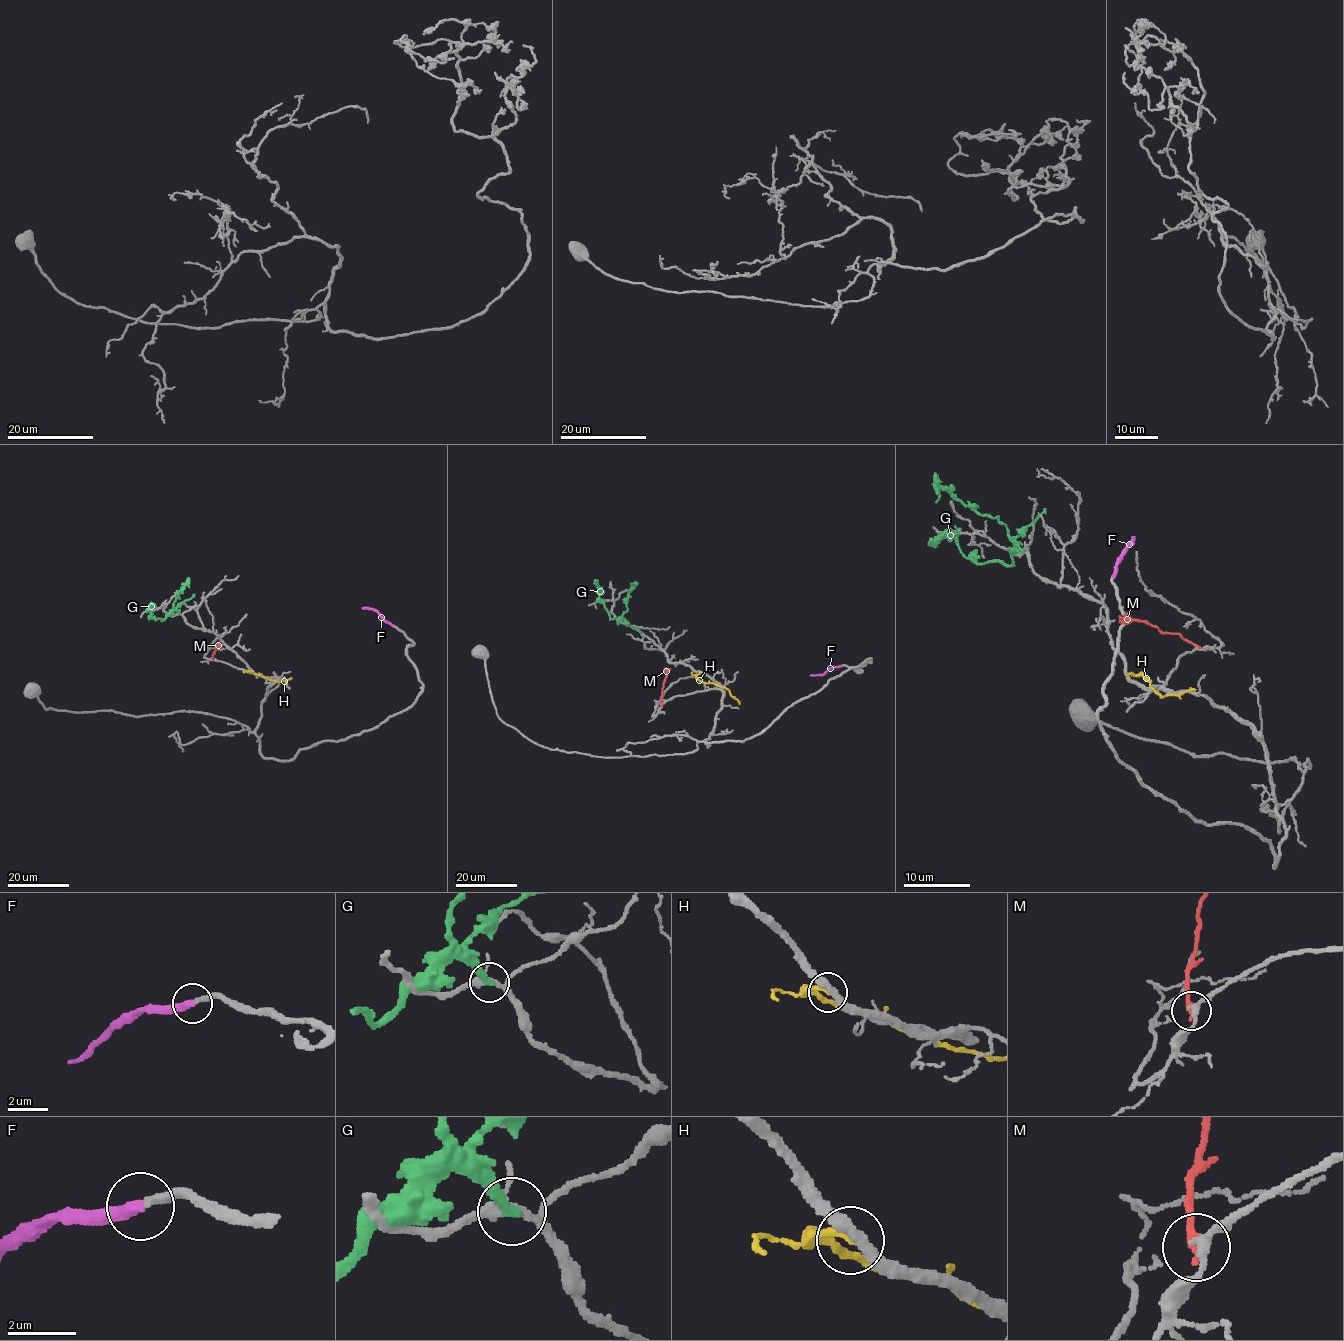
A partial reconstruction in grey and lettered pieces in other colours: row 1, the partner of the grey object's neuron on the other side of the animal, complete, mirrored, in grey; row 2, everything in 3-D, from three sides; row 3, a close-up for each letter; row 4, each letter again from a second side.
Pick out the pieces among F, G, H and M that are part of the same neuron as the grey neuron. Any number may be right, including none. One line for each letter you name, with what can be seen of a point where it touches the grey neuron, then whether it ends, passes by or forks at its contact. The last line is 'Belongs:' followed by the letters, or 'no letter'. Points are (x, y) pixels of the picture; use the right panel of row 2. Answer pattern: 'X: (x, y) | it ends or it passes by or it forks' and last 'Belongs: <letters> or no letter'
F: (1114, 576) | it ends
Belongs: F

